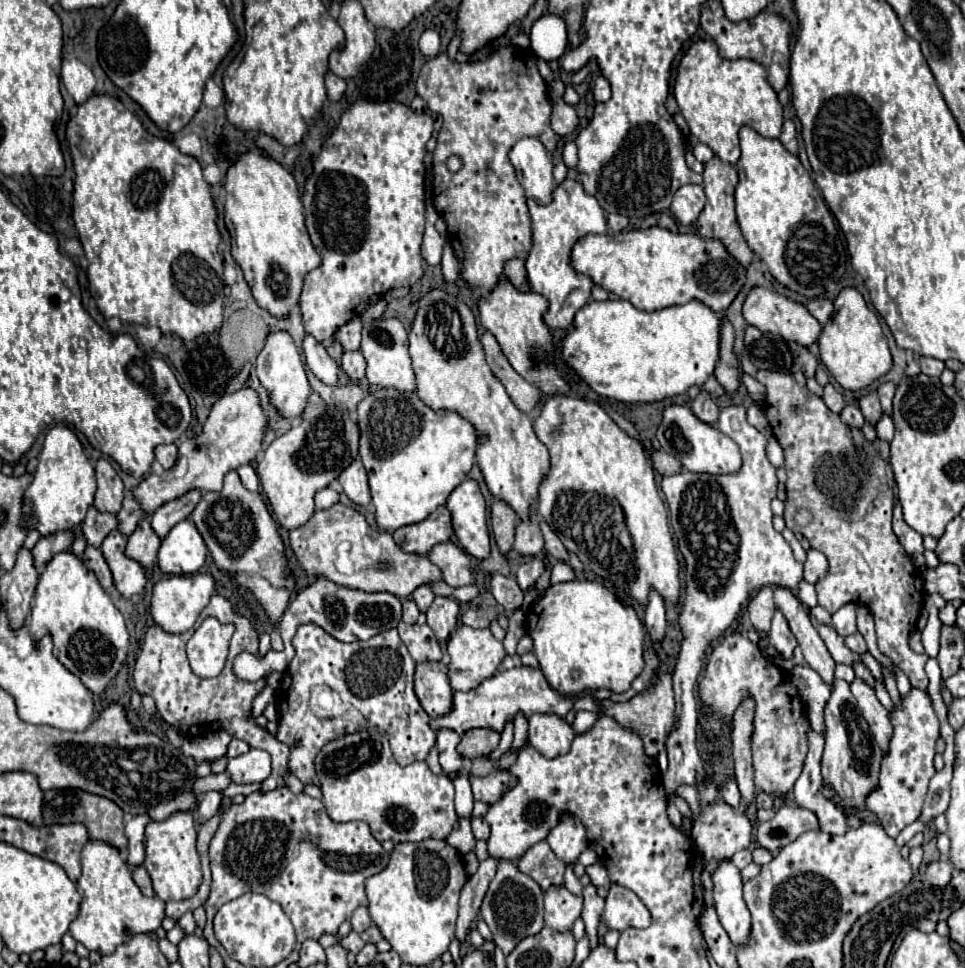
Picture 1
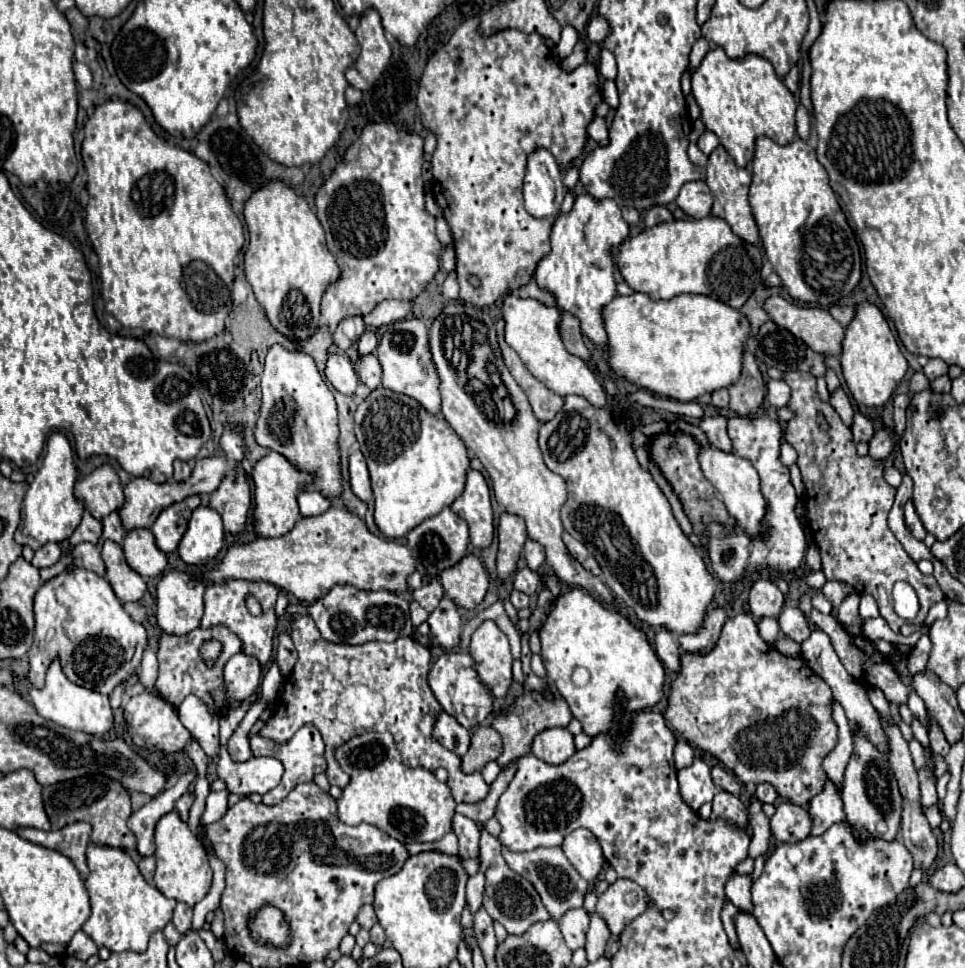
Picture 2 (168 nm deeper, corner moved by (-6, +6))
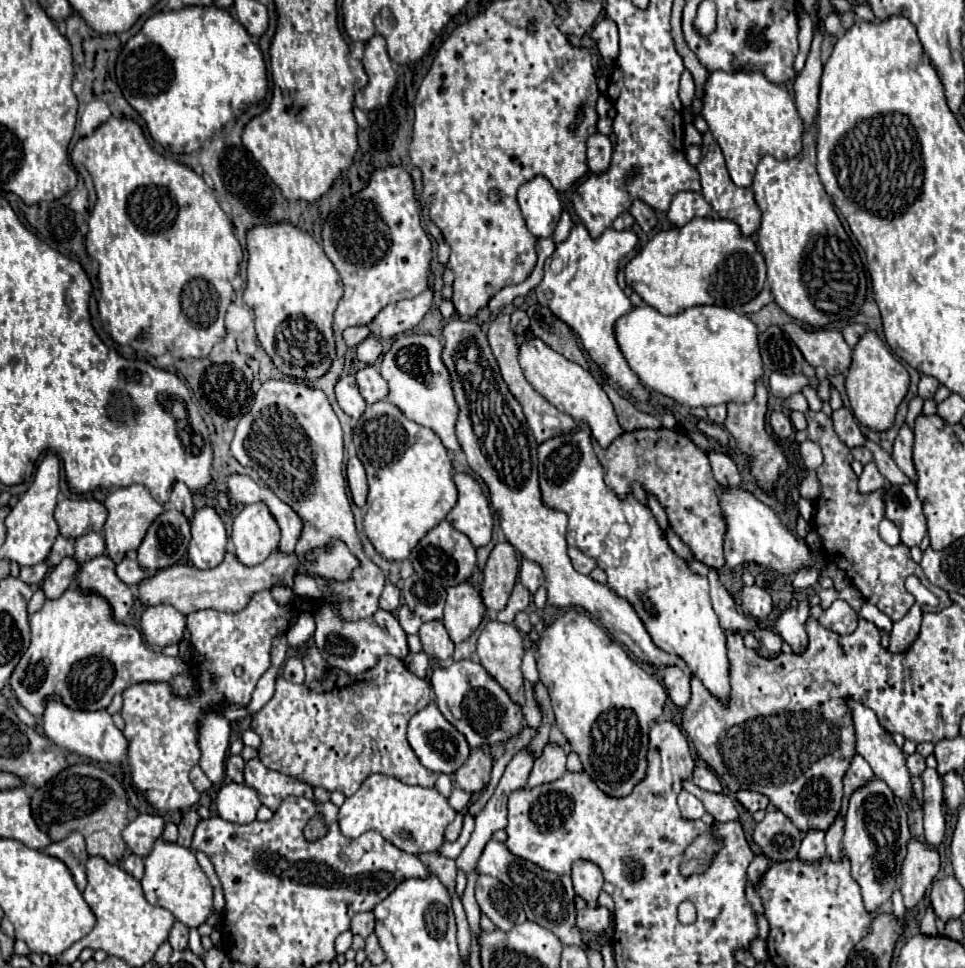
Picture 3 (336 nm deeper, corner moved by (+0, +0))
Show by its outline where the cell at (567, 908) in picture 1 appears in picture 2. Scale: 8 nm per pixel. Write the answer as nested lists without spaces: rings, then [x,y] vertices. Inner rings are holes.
[[[570,908],[566,910],[566,914],[562,914],[562,918],[558,918],[558,926],[570,950],[578,950],[584,946],[588,922],[590,922],[590,916],[584,908]]]

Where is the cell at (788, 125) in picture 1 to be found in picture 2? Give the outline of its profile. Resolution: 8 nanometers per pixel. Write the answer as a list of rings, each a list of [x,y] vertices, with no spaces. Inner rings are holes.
[[[798,106],[798,110],[796,110],[796,134],[802,140],[808,140],[808,136],[810,136],[810,116],[804,106]]]

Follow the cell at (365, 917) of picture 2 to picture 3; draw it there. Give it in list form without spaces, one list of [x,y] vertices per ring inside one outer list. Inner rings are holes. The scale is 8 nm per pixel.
[[[360,912],[352,918],[352,926],[350,926],[352,934],[360,934],[360,936],[370,936],[374,932],[374,914],[372,912]]]

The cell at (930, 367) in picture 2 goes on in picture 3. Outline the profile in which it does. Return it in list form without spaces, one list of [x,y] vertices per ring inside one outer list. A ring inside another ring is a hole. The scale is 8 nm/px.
[[[922,376],[920,378],[920,384],[918,384],[918,394],[920,394],[920,398],[932,398],[934,396],[934,392],[938,390],[938,386],[940,386],[940,382],[936,380],[936,378],[932,378],[932,376]]]

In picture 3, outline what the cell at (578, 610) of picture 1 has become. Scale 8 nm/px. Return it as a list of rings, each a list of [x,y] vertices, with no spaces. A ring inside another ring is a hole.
[[[568,610],[542,632],[538,644],[538,672],[550,694],[556,724],[568,738],[572,752],[578,754],[584,772],[596,780],[596,786],[606,796],[620,798],[632,794],[632,788],[646,776],[650,724],[662,714],[664,702],[668,698],[662,682],[658,682],[656,676],[632,660],[628,652],[608,636],[604,626],[576,610]]]

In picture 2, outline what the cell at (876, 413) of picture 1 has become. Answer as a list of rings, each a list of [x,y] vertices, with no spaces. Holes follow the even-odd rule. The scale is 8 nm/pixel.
[[[882,424],[882,426],[876,430],[874,438],[870,440],[870,456],[876,458],[876,460],[888,458],[888,454],[892,452],[892,448],[894,448],[892,430],[890,430],[886,424]]]

